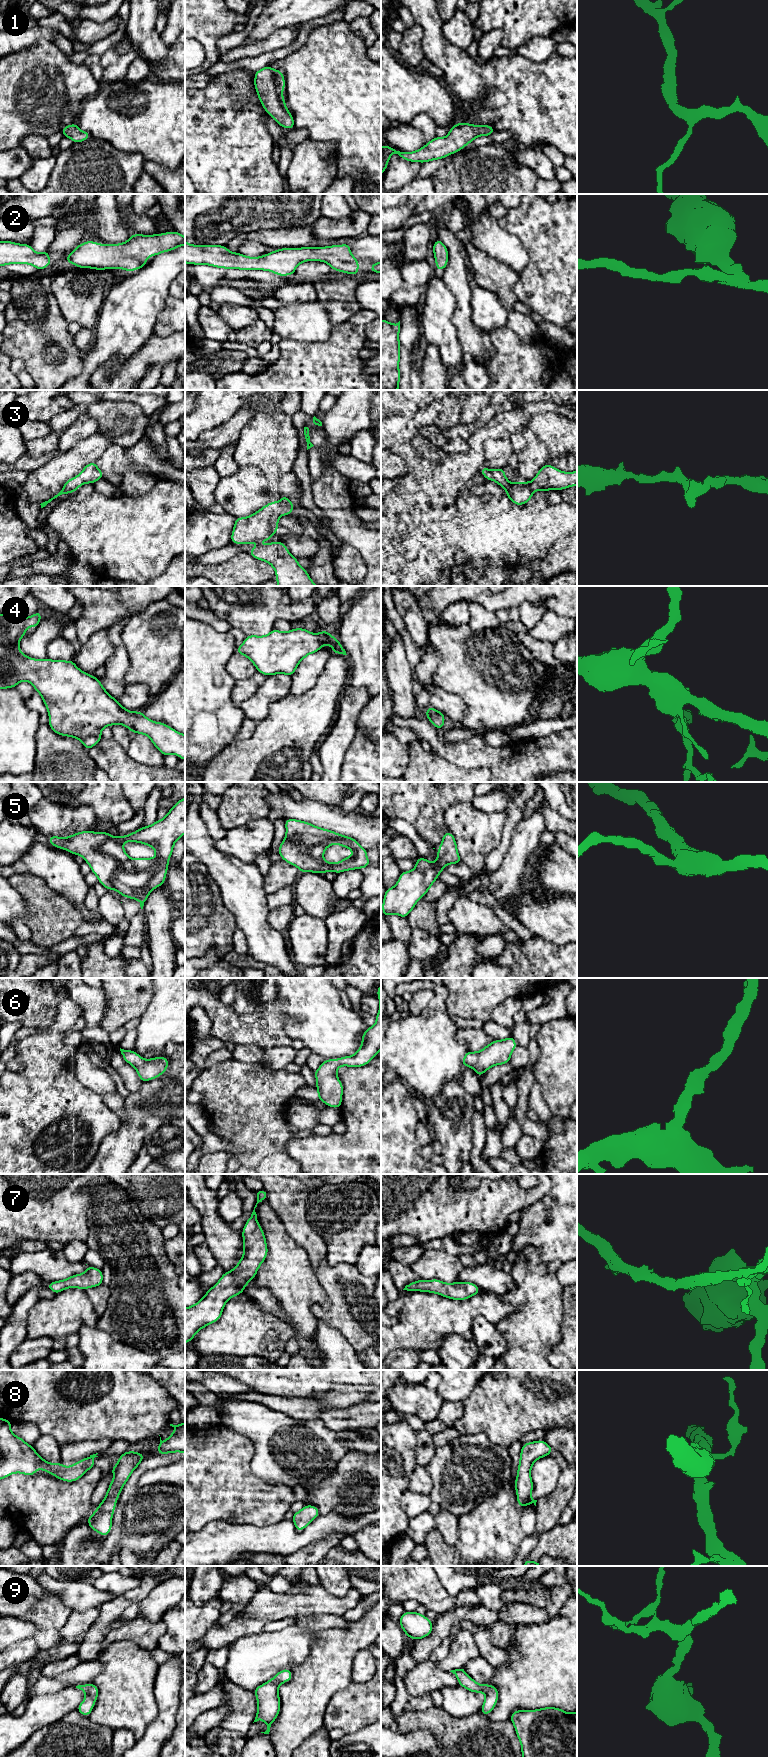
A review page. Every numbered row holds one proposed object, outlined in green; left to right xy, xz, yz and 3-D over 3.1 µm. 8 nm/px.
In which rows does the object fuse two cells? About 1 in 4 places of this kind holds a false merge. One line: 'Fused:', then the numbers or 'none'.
Fused: none

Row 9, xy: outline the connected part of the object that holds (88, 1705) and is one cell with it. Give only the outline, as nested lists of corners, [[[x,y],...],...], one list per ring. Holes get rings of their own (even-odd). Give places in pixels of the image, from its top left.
[[[92,1683],[78,1685],[76,1686],[76,1688],[86,1693],[85,1699],[80,1703],[76,1711],[81,1713],[83,1716],[89,1717],[94,1707],[94,1704],[96,1703],[99,1689],[95,1684]]]

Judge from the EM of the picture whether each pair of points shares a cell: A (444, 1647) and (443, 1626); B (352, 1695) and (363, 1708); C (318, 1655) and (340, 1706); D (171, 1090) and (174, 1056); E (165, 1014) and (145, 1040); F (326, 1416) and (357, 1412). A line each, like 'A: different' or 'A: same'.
A: different
B: same
C: different
D: different
E: same
F: same

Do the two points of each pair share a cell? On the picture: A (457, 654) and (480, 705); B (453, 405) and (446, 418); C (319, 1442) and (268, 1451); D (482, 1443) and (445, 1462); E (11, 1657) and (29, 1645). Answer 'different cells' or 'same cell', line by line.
A: same cell
B: same cell
C: same cell
D: same cell
E: same cell

